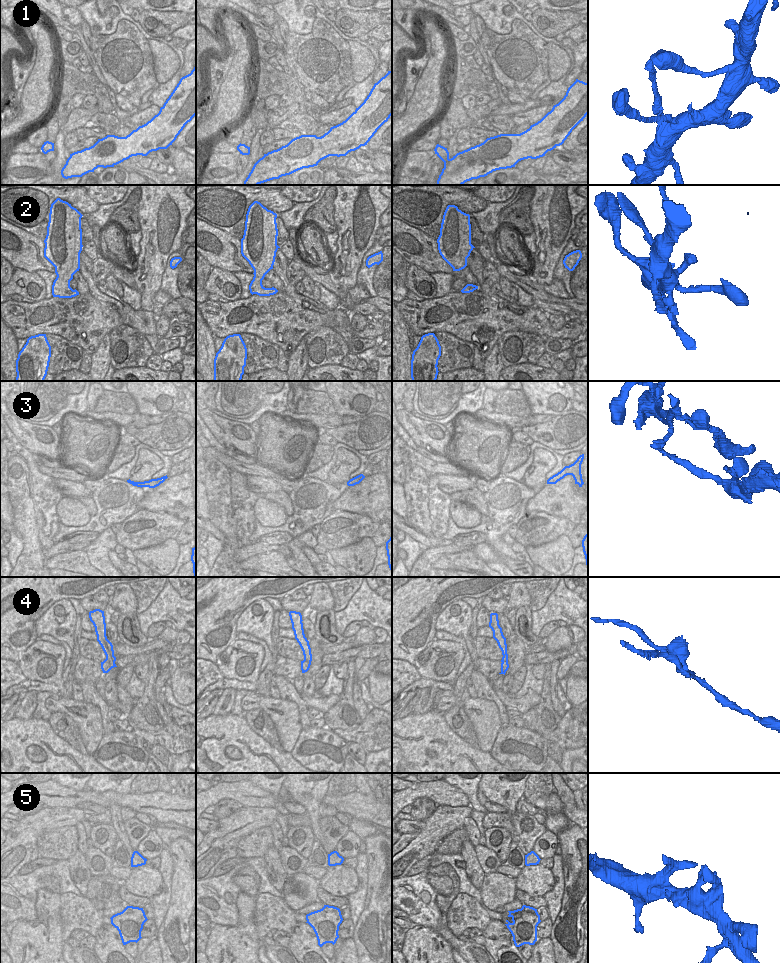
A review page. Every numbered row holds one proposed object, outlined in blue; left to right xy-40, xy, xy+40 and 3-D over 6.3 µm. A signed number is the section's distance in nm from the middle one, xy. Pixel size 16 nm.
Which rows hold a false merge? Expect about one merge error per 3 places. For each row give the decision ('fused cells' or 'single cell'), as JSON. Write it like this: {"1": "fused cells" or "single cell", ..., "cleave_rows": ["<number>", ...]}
{"1": "fused cells", "2": "single cell", "3": "fused cells", "4": "fused cells", "5": "single cell", "cleave_rows": ["1", "3", "4"]}

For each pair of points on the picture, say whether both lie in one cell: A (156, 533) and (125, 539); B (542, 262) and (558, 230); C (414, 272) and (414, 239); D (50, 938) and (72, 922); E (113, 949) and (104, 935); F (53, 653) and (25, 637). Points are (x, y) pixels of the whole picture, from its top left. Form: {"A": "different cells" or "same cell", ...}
{"A": "same cell", "B": "same cell", "C": "different cells", "D": "different cells", "E": "same cell", "F": "different cells"}

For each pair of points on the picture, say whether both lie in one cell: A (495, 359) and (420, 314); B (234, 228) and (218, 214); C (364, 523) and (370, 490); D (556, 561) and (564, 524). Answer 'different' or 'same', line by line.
A: different
B: same
C: different
D: different

